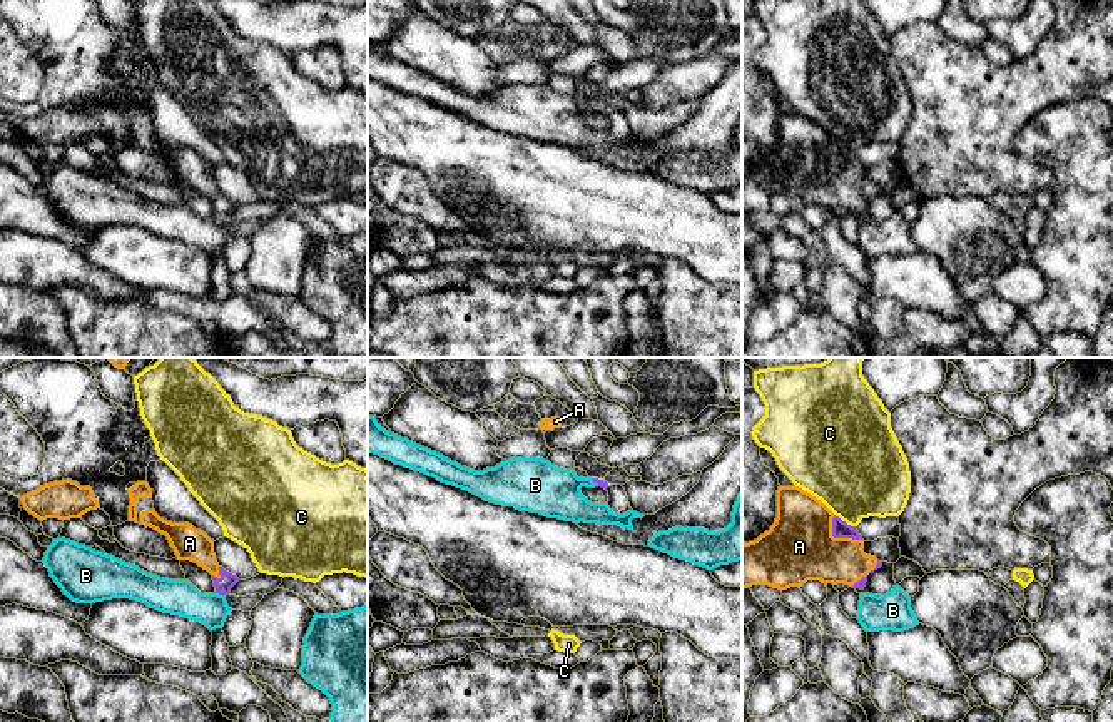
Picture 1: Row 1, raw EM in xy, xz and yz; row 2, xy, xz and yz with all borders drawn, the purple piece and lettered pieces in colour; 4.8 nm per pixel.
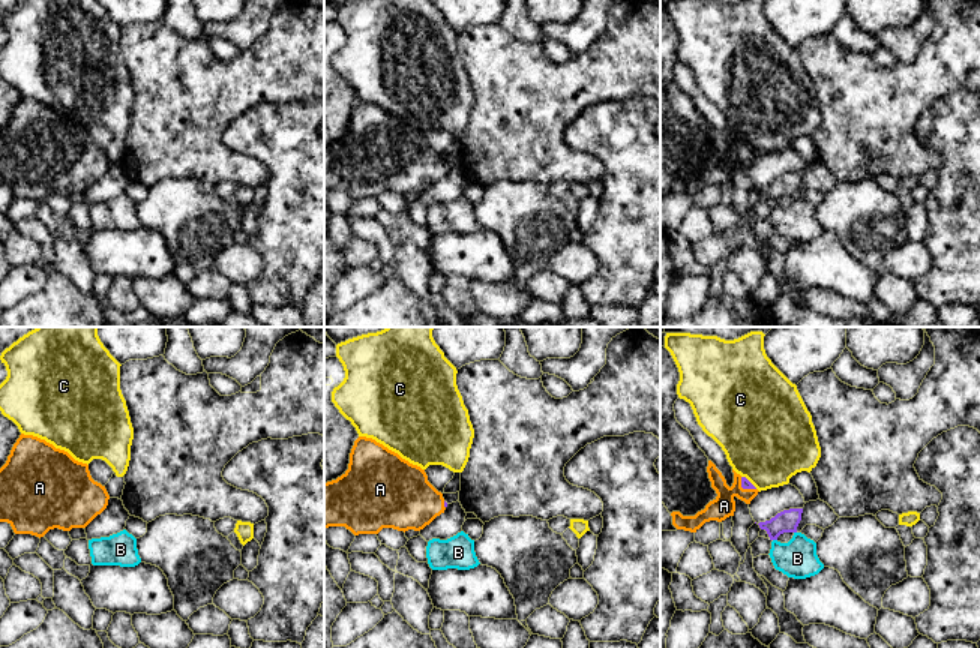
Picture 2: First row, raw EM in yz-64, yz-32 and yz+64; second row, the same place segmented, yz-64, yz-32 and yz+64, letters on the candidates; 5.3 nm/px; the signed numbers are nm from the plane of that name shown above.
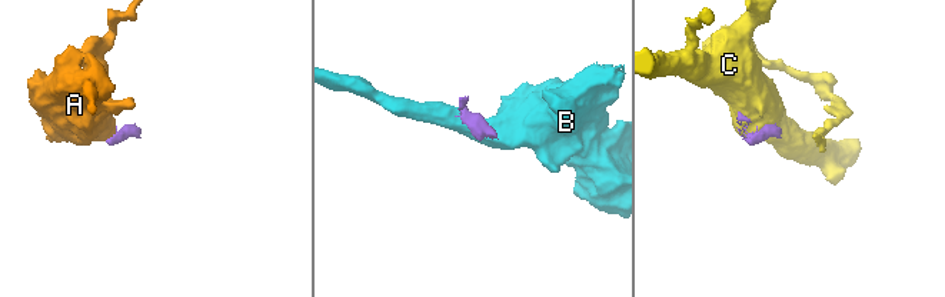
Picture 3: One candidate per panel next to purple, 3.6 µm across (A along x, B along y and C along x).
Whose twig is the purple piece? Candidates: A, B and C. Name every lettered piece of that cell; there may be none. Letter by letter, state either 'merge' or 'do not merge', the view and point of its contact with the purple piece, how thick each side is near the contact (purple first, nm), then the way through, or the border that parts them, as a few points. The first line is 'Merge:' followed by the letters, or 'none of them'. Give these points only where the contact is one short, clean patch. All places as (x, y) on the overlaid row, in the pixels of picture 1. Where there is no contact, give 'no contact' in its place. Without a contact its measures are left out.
Merge: A
A: merge; meets purple in yz at (838, 537); 80 nm thick on the purple side, 320 nm on the other; runs through yz (839, 528), (838, 537), (829, 545), (799, 547)
B: do not merge; meets purple in xy at (219, 594); 80 nm thick on the purple side, 180 nm on the other; border along xy (216, 592), (223, 595)
C: do not merge; meets purple in yz at (844, 522); 80 nm thick on the purple side, 440 nm on the other

